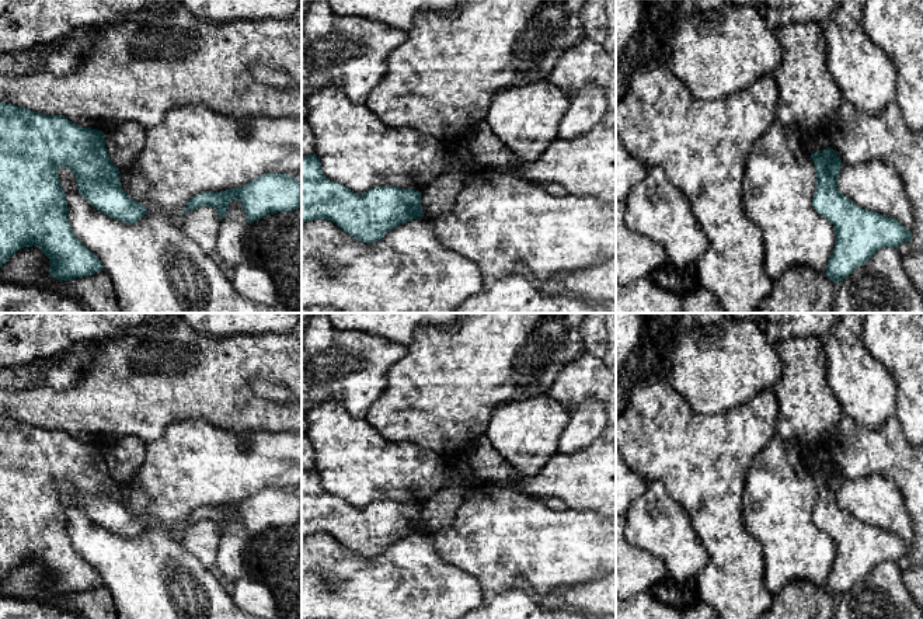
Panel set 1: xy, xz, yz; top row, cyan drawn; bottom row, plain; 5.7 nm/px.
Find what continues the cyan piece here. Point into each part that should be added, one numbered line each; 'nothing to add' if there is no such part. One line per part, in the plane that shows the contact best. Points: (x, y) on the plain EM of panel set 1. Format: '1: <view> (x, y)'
nothing to add

